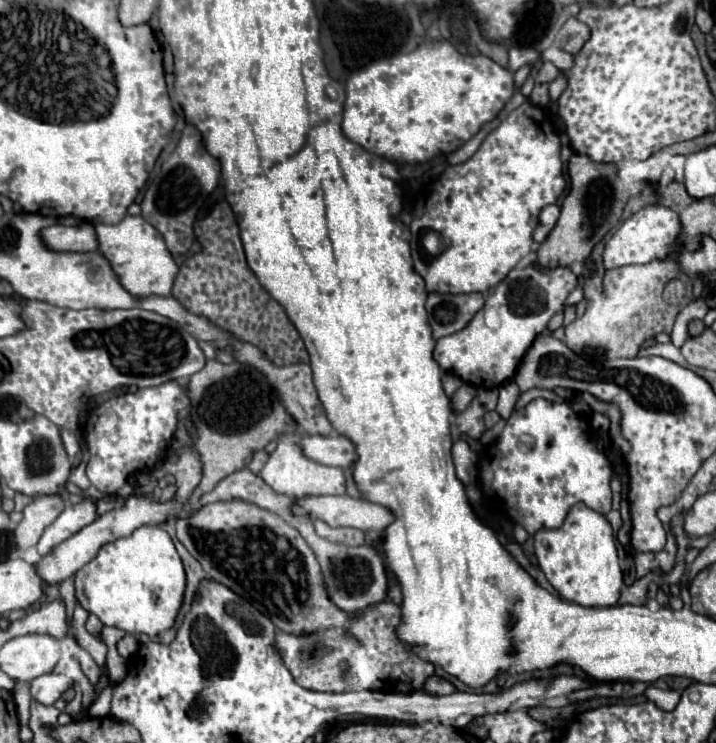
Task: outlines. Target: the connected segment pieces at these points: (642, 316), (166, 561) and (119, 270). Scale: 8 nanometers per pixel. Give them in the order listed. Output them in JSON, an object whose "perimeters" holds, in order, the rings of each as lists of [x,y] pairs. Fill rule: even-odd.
{"perimeters":[[[[674,251],[664,259],[654,259],[644,265],[626,265],[604,273],[602,291],[598,287],[584,287],[588,301],[586,313],[566,327],[566,345],[580,357],[588,353],[602,353],[606,359],[636,357],[640,345],[660,331],[670,333],[680,307],[672,307],[662,301],[662,291],[670,279],[682,277],[678,265],[678,253]],[[652,311],[652,325],[648,327],[648,315]]],[[[144,525],[136,529],[130,537],[122,537],[114,543],[104,545],[100,553],[75,574],[76,599],[88,613],[98,615],[98,619],[108,627],[118,627],[128,633],[144,633],[148,637],[156,637],[158,633],[174,627],[178,611],[184,603],[184,591],[186,573],[182,559],[170,535],[162,527],[154,525]]],[[[126,215],[116,225],[100,223],[96,225],[98,241],[100,241],[100,253],[112,263],[116,275],[120,277],[120,283],[126,291],[130,291],[134,297],[148,297],[148,295],[162,295],[168,297],[174,285],[174,277],[178,273],[178,265],[170,251],[166,249],[166,243],[162,235],[140,215]]]]}

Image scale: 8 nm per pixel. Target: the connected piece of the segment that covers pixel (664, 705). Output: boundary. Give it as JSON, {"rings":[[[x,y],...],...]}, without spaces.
{"rings":[[[650,685],[646,689],[646,697],[658,707],[658,709],[664,709],[664,711],[672,711],[676,709],[678,701],[680,701],[680,693],[676,691],[664,691],[664,689],[658,689],[654,685]]]}

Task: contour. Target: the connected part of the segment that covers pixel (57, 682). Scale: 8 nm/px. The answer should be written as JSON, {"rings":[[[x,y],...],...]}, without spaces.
{"rings":[[[46,673],[46,675],[30,681],[32,699],[36,699],[44,705],[54,705],[58,701],[58,697],[70,687],[72,687],[72,679],[62,673]]]}

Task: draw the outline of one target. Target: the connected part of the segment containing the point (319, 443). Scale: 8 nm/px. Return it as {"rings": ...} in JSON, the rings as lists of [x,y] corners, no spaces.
{"rings":[[[330,435],[330,437],[304,437],[302,441],[304,455],[332,467],[352,467],[356,463],[356,445],[344,435]]]}

